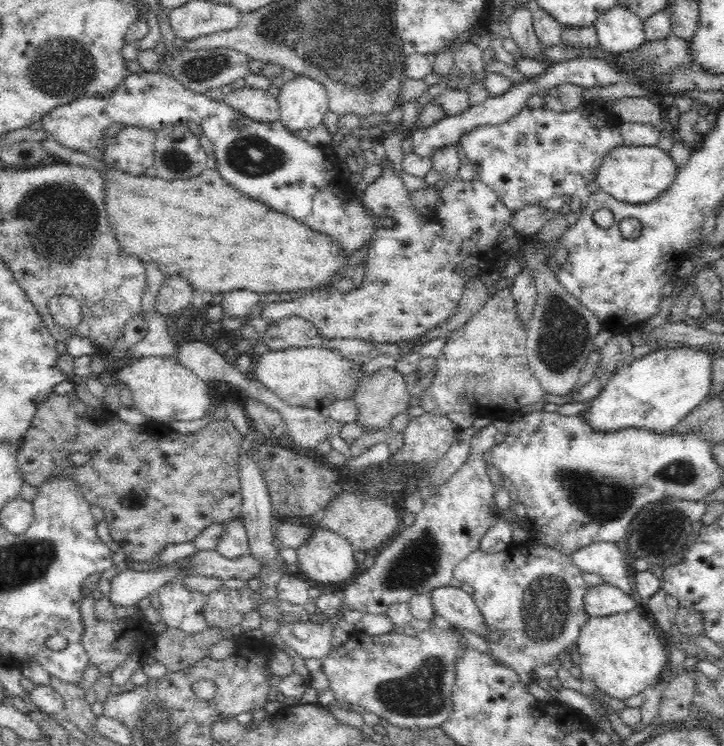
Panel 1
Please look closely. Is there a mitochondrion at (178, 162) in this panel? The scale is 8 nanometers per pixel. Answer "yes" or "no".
yes

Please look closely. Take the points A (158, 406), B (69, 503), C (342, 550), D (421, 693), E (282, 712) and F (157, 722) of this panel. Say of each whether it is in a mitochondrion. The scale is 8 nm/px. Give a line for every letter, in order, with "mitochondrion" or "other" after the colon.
A: other
B: other
C: other
D: mitochondrion
E: other
F: mitochondrion

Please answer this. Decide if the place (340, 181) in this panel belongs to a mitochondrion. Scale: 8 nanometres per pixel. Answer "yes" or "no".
no

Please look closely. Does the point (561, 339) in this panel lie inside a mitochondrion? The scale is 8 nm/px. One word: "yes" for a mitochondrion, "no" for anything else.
yes

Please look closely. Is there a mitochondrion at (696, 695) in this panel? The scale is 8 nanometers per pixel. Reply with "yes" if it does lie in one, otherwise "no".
no

